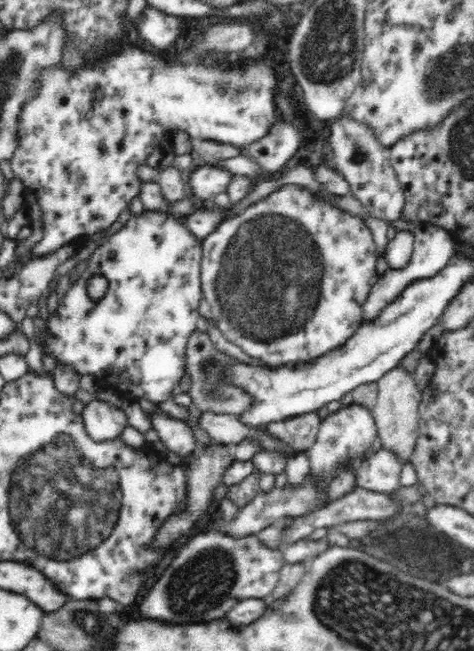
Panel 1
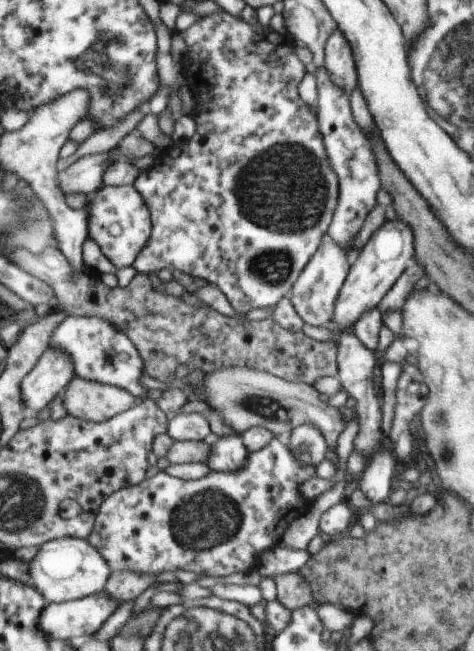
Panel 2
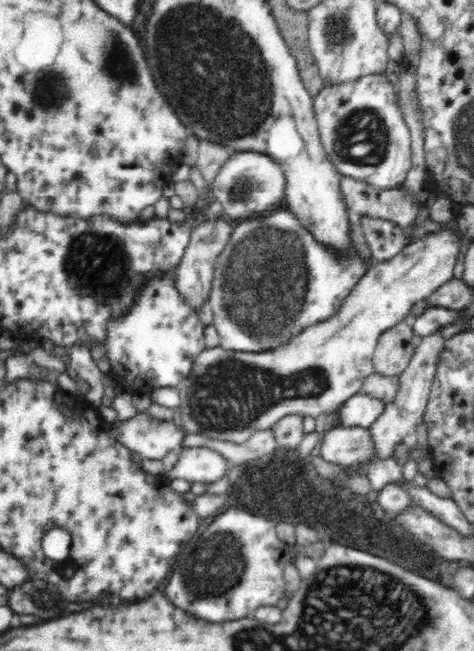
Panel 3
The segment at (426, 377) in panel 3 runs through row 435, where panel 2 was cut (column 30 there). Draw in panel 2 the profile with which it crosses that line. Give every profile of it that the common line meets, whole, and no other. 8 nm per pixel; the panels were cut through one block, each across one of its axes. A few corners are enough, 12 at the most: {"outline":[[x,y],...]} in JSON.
{"outline":[[49,346],[22,385],[25,405],[44,410],[76,376],[73,358]]}

